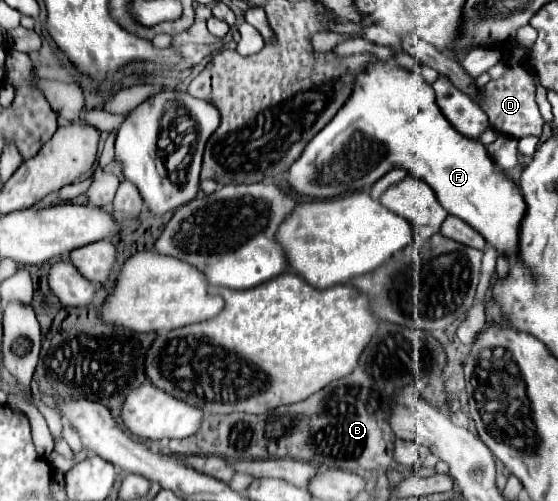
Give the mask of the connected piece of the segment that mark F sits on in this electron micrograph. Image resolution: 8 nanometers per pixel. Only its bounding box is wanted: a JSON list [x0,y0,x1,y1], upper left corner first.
[287,61,525,259]

